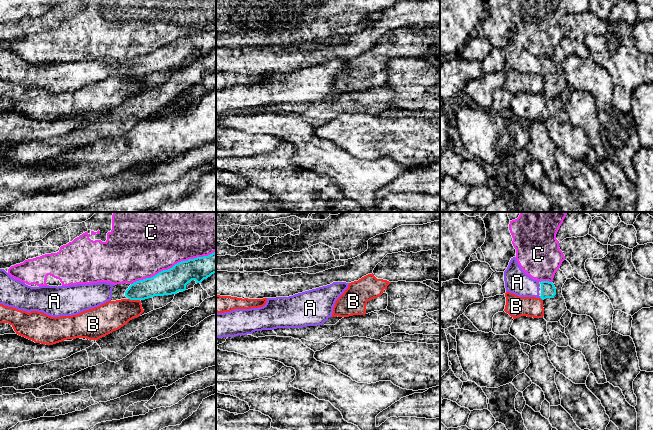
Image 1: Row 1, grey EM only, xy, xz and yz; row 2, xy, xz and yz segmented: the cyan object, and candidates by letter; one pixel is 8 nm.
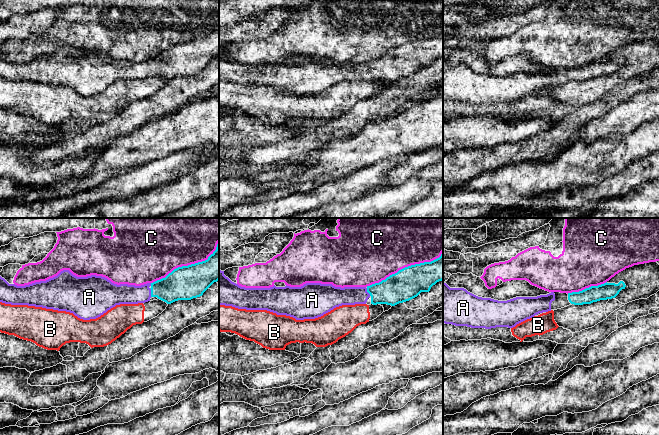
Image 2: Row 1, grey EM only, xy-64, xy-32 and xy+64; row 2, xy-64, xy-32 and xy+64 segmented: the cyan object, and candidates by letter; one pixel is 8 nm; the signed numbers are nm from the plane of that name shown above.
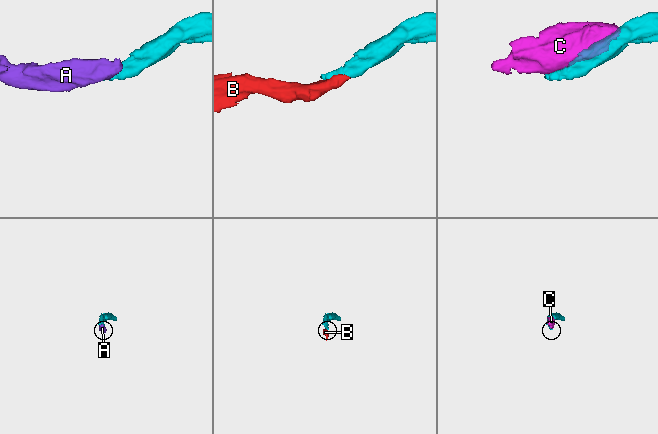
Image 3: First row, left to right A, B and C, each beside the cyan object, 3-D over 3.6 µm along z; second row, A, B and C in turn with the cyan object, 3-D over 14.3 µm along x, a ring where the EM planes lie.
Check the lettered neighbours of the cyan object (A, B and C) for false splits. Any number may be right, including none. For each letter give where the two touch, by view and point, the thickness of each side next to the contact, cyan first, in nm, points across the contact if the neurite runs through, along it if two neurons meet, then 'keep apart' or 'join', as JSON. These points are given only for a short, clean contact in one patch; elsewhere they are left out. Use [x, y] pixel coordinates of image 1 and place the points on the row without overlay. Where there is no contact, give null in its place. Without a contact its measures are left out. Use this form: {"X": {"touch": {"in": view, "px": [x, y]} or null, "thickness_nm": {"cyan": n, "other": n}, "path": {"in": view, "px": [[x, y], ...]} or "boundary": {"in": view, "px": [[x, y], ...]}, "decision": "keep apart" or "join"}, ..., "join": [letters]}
{"A": {"touch": {"in": "yz", "px": [540, 73]}, "thickness_nm": {"cyan": 120, "other": 190}, "path": {"in": "yz", "px": [[548, 66], [540, 73], [529, 63], [517, 58]]}, "decision": "join"}, "B": {"touch": {"in": "xy", "px": [134, 75]}, "thickness_nm": {"cyan": 180, "other": 240}, "boundary": {"in": "xy", "px": [[128, 74], [139, 76]]}, "decision": "keep apart"}, "C": {"touch": {"in": "xy", "px": [174, 41]}, "thickness_nm": {"cyan": 200, "other": 400}, "decision": "keep apart"}, "join": ["A"]}

